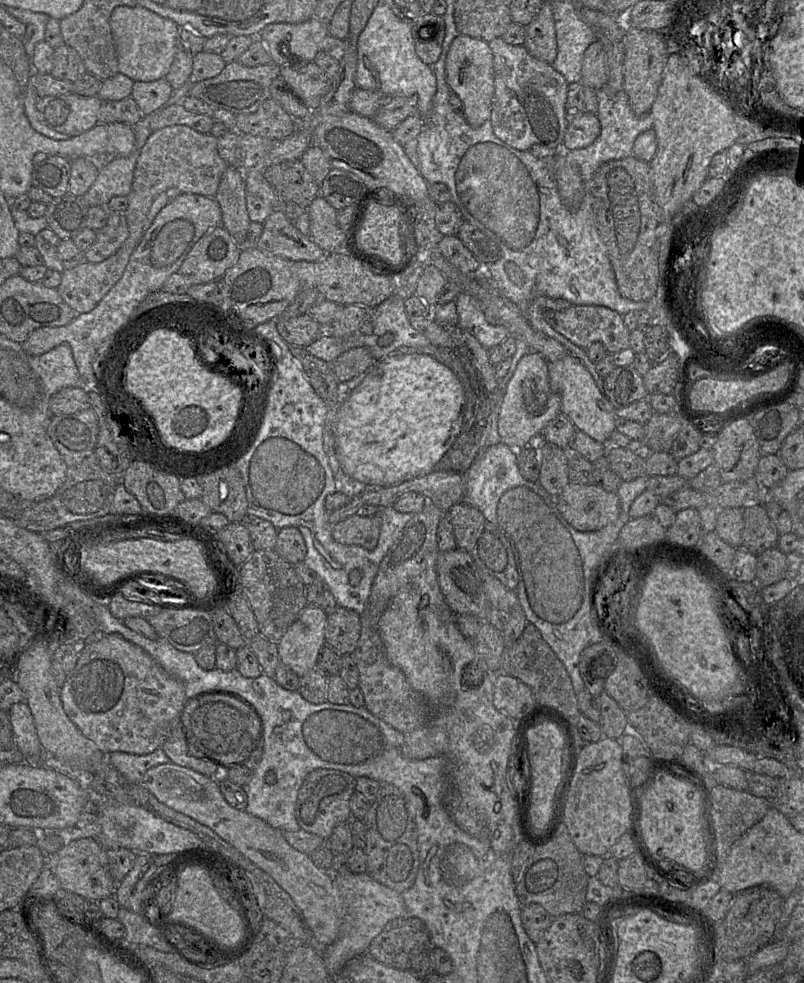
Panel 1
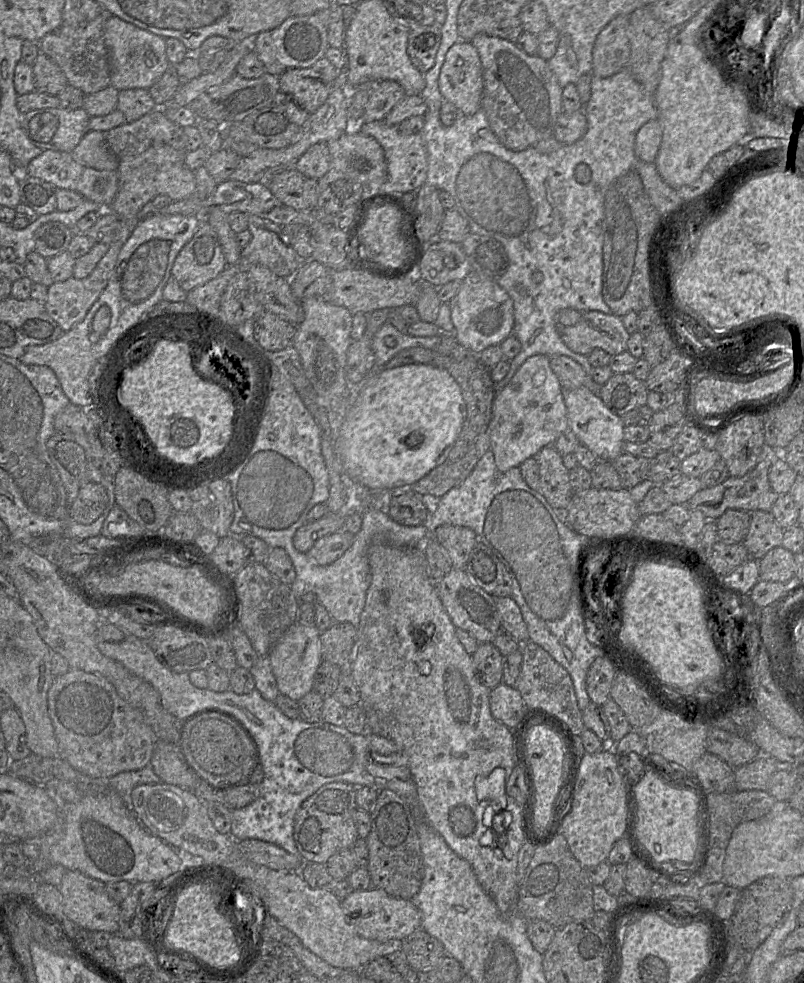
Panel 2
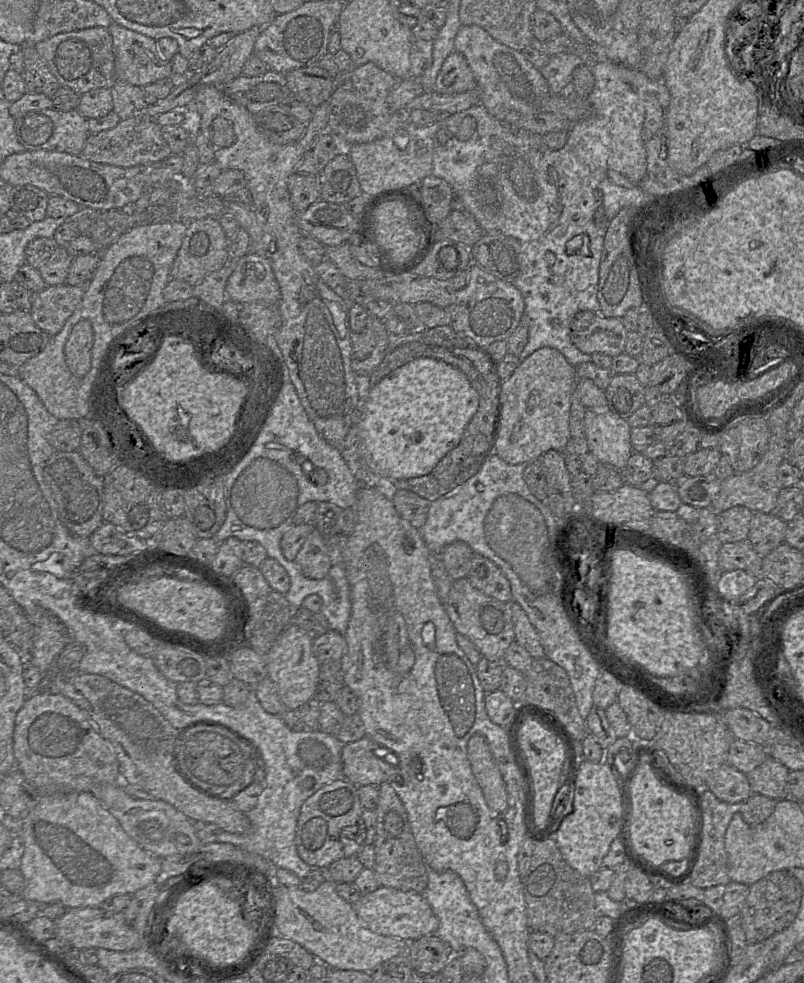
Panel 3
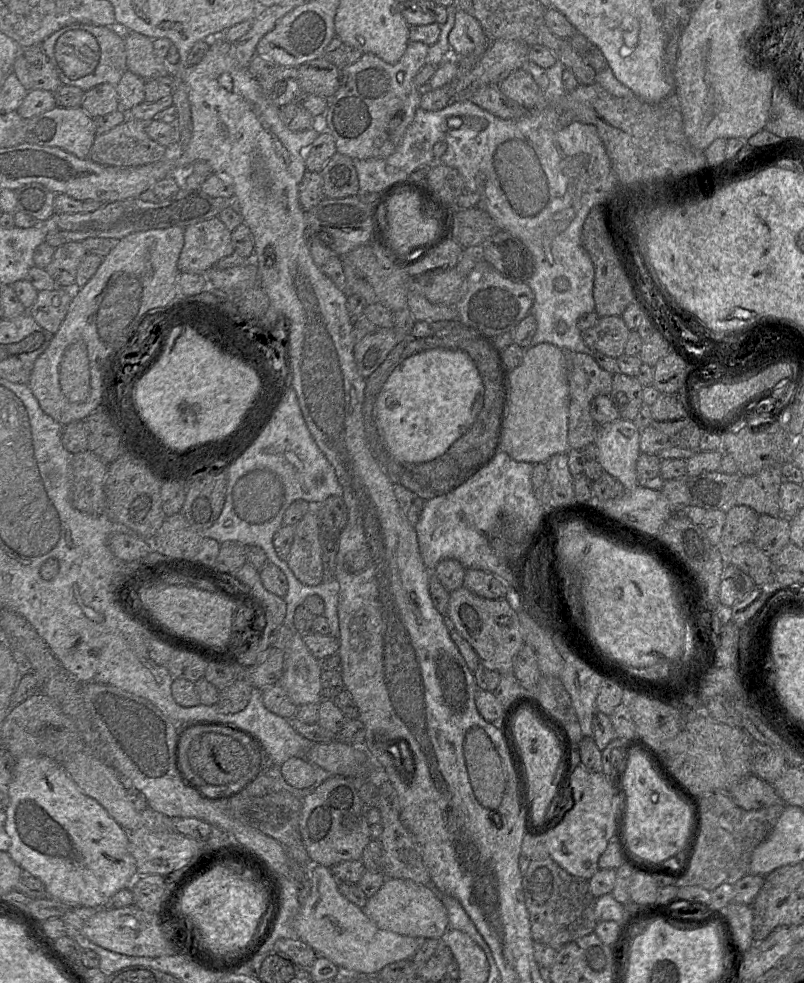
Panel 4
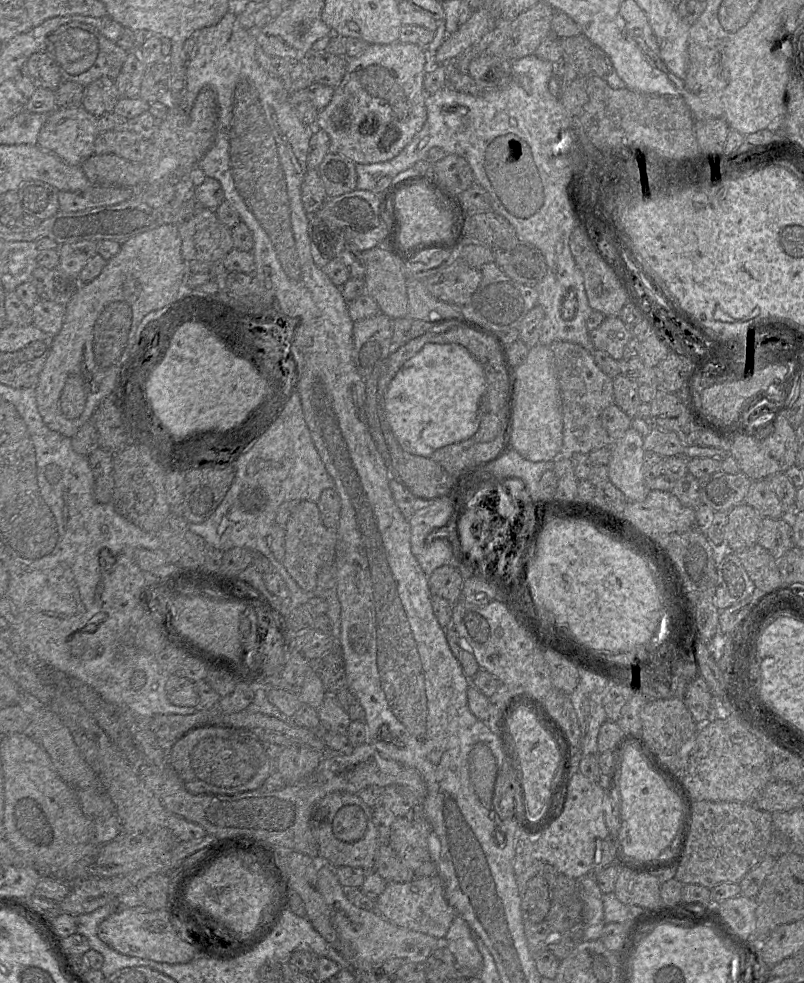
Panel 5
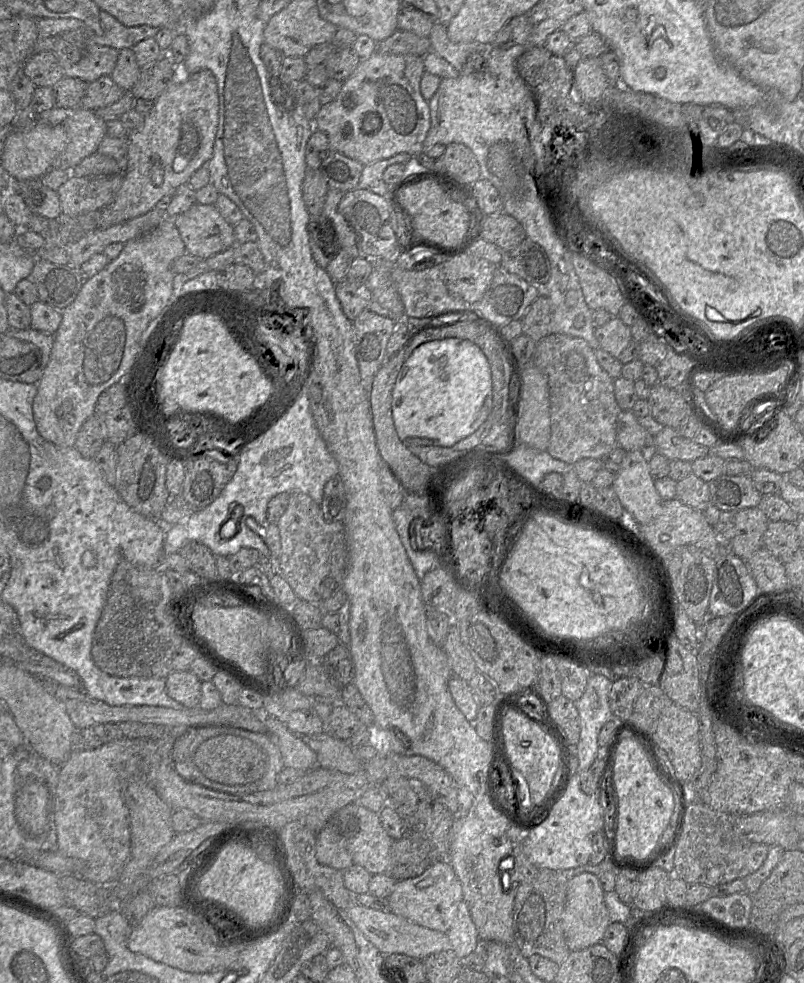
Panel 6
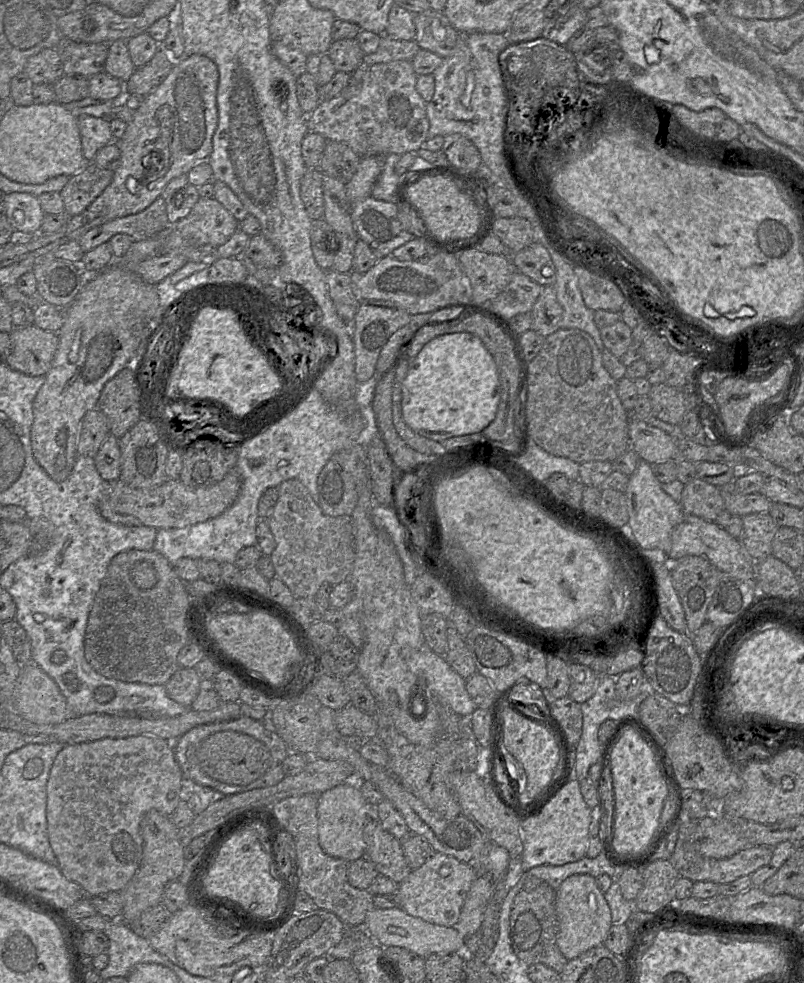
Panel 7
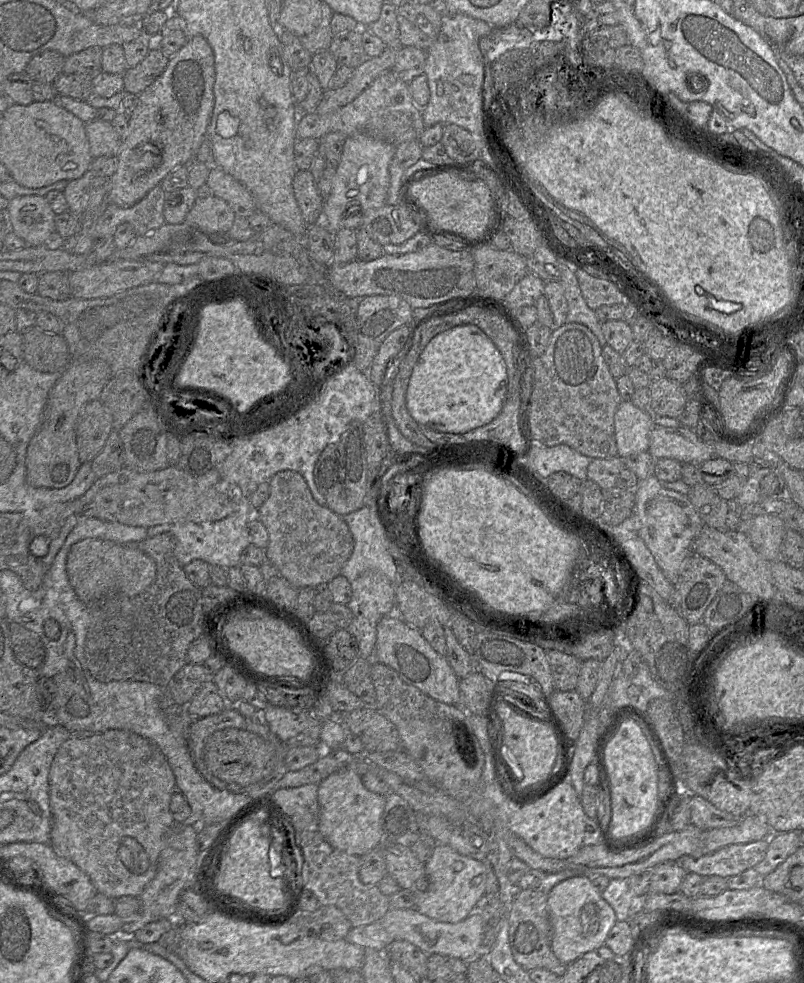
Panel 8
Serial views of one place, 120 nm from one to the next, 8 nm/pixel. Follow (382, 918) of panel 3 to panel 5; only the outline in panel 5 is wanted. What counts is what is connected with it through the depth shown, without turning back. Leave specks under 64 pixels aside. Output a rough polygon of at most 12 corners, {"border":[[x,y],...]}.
{"border":[[438,875],[387,883],[375,909],[443,940],[455,916]]}

